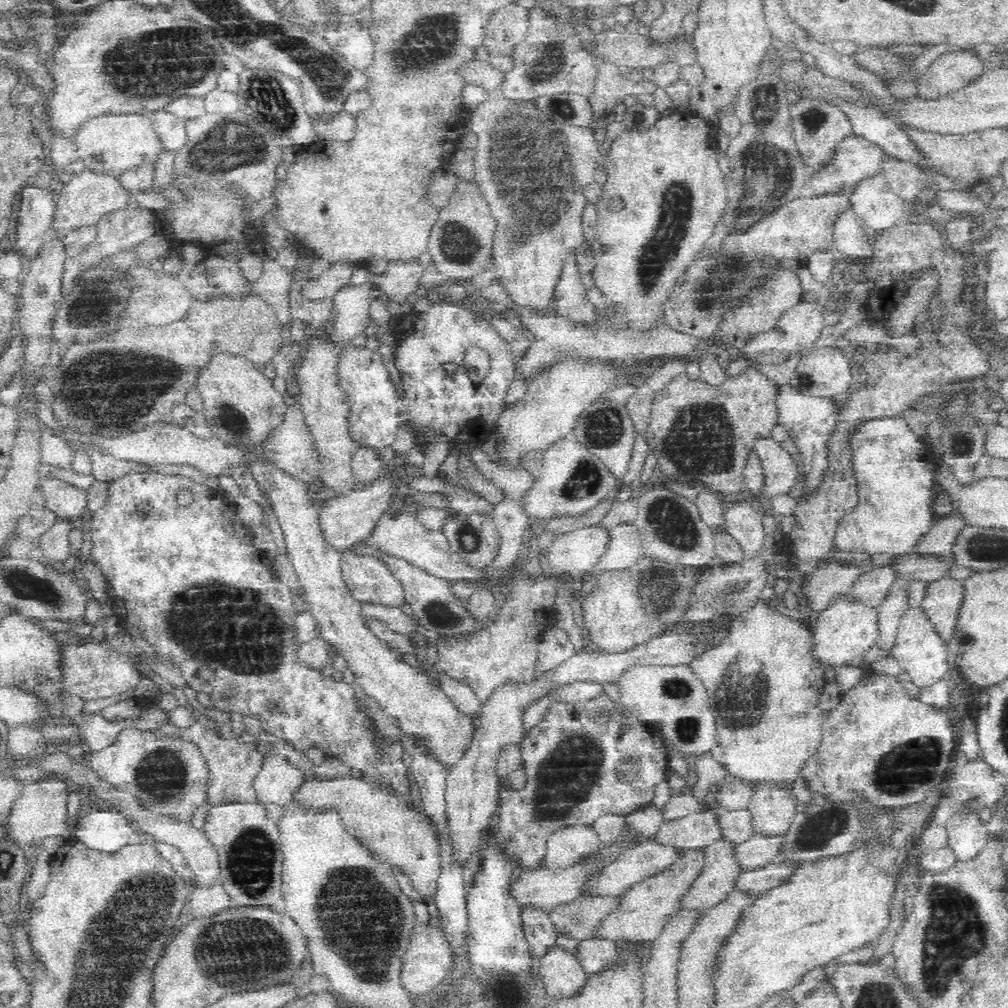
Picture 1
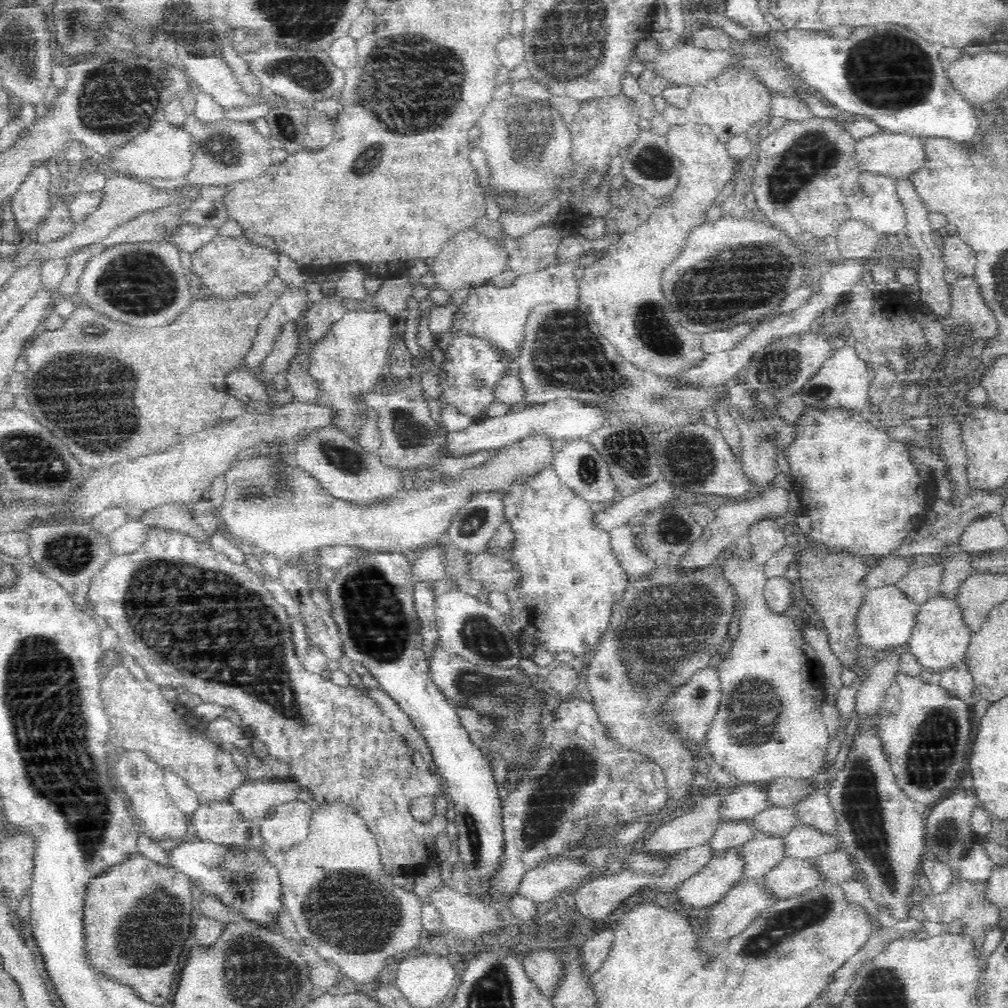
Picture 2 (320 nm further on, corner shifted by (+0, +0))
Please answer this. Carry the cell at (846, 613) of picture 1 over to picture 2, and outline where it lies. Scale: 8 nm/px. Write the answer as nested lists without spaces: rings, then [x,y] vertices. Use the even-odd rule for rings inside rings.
[[[889,585],[866,591],[859,605],[860,610],[856,614],[856,632],[860,644],[871,648],[873,653],[906,644],[914,628],[918,604],[908,600],[904,593],[896,589],[896,586]]]

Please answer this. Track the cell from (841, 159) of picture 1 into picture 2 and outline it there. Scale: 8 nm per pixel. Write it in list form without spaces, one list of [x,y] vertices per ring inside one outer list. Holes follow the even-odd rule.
[[[879,131],[873,136],[860,138],[855,145],[857,170],[875,175],[889,176],[893,179],[908,179],[925,161],[924,145],[920,138],[912,134],[889,133]]]

